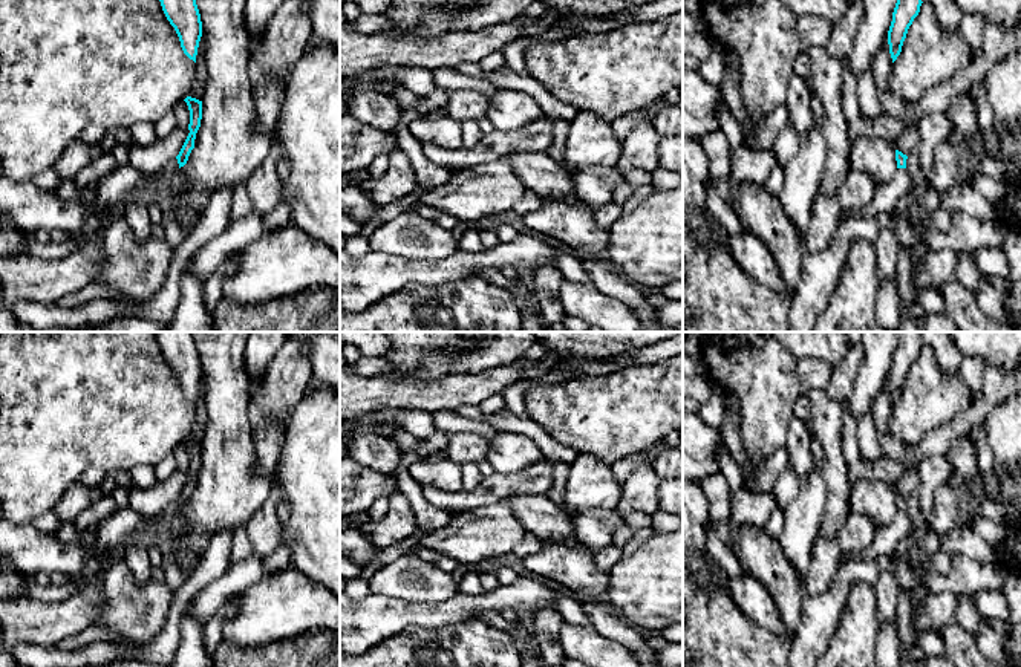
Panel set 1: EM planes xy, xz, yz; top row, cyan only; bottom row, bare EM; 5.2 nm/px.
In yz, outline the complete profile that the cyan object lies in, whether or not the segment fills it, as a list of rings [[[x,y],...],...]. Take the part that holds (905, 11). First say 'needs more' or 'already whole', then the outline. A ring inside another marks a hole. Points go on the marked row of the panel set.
already whole; [[[897,0],[888,31],[888,44],[892,63],[902,52],[903,41],[914,18],[920,12],[922,0]]]

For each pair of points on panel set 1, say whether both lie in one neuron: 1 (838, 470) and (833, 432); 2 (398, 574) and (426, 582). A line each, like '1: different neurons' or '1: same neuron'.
1: same neuron
2: same neuron

